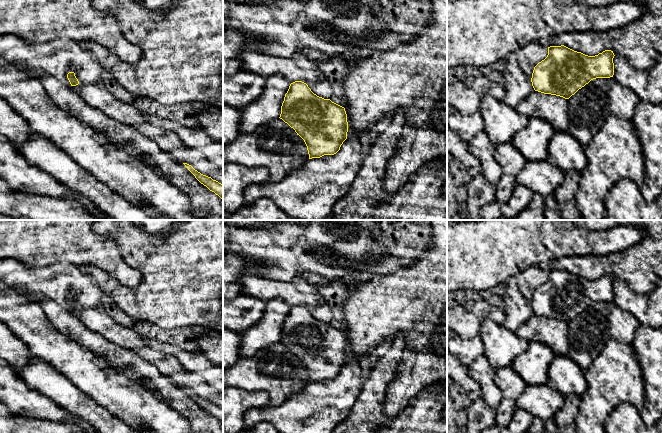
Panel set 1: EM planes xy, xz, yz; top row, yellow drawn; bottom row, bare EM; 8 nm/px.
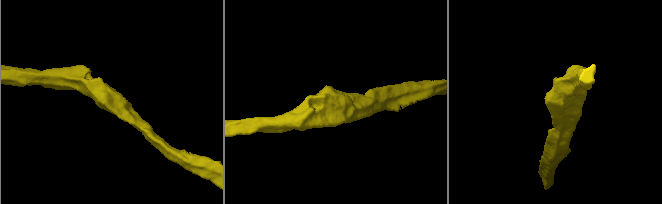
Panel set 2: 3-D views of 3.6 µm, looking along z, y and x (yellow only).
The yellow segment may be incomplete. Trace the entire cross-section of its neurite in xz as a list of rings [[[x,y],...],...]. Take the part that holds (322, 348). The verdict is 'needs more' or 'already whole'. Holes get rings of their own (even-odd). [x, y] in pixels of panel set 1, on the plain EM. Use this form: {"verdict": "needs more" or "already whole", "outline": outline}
{"verdict": "already whole", "outline": [[[302,305],[290,308],[279,342],[304,364],[309,383],[336,378],[347,363],[345,332],[317,320]]]}

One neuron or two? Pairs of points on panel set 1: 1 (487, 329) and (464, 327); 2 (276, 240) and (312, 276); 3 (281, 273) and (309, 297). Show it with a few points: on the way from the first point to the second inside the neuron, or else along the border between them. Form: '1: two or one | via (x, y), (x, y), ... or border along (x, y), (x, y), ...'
1: two | border along (502, 323), (485, 319), (479, 334)
2: one | via (285, 249), (303, 267)
3: two | border along (266, 277), (272, 280), (286, 281), (294, 278)

